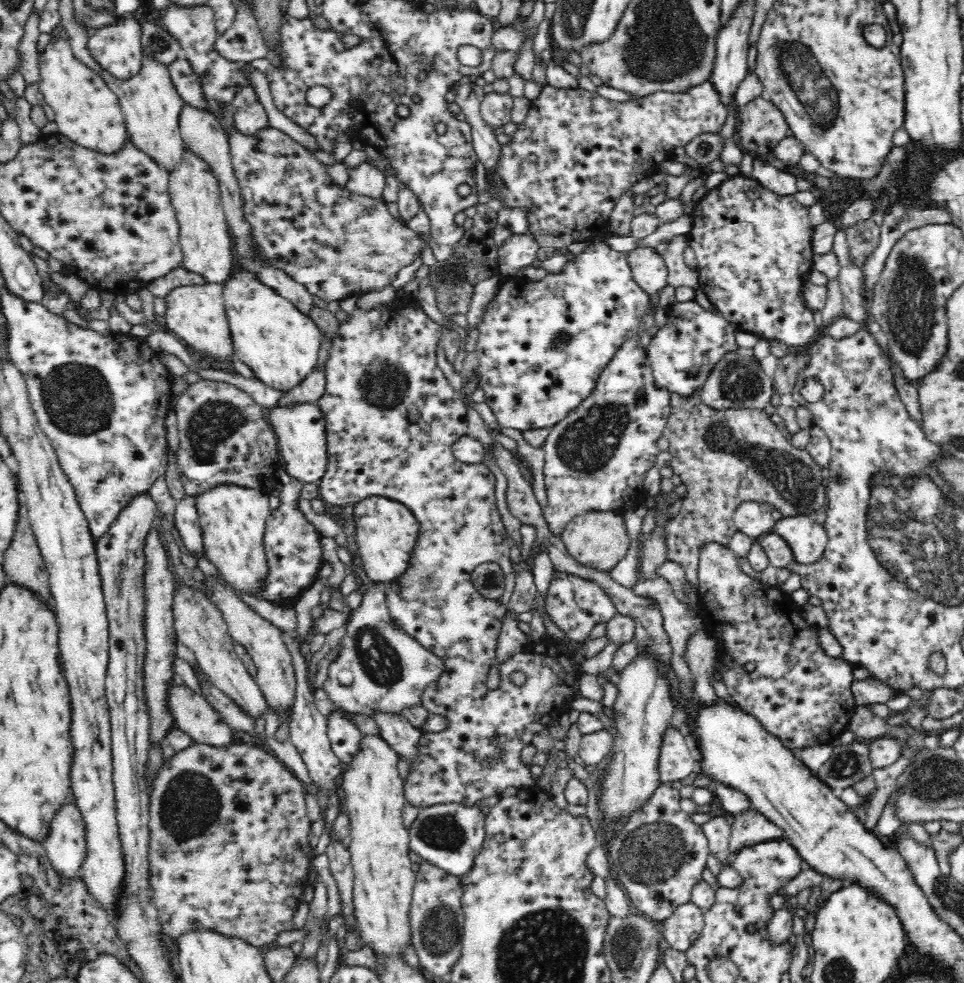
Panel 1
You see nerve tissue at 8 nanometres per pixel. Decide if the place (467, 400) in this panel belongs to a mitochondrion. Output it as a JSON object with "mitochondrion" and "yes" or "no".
{"mitochondrion":"no"}

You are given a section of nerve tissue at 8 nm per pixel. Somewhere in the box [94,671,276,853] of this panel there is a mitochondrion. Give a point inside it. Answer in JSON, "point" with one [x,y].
{"point":[191,803]}

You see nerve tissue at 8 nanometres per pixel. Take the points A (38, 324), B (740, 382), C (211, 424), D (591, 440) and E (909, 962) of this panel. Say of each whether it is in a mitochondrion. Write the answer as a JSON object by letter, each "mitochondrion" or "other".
{"A":"other","B":"mitochondrion","C":"mitochondrion","D":"mitochondrion","E":"other"}

